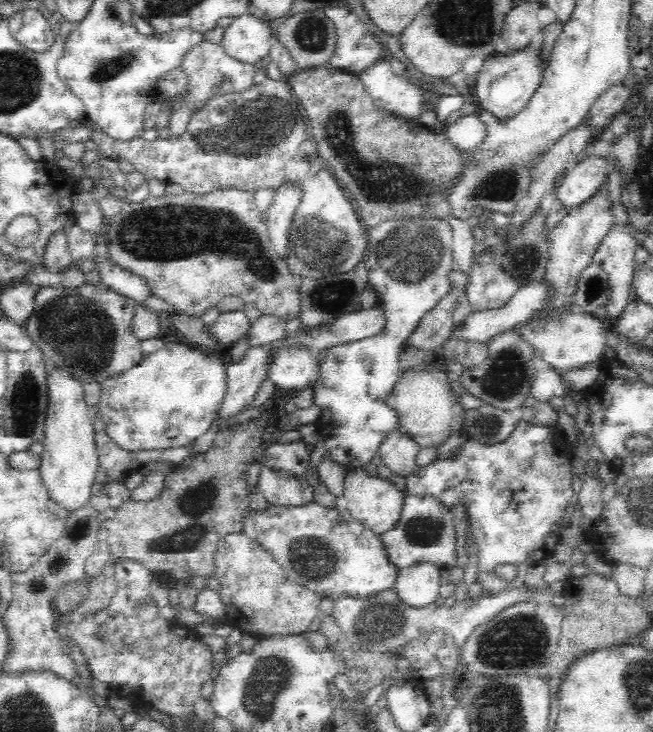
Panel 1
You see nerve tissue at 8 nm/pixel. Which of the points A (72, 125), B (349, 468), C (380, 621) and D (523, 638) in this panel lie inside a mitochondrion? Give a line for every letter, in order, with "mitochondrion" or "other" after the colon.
A: other
B: other
C: mitochondrion
D: mitochondrion

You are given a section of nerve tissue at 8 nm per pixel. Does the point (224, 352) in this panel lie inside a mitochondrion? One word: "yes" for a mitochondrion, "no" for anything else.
no

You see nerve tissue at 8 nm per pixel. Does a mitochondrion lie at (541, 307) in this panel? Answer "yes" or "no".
no

